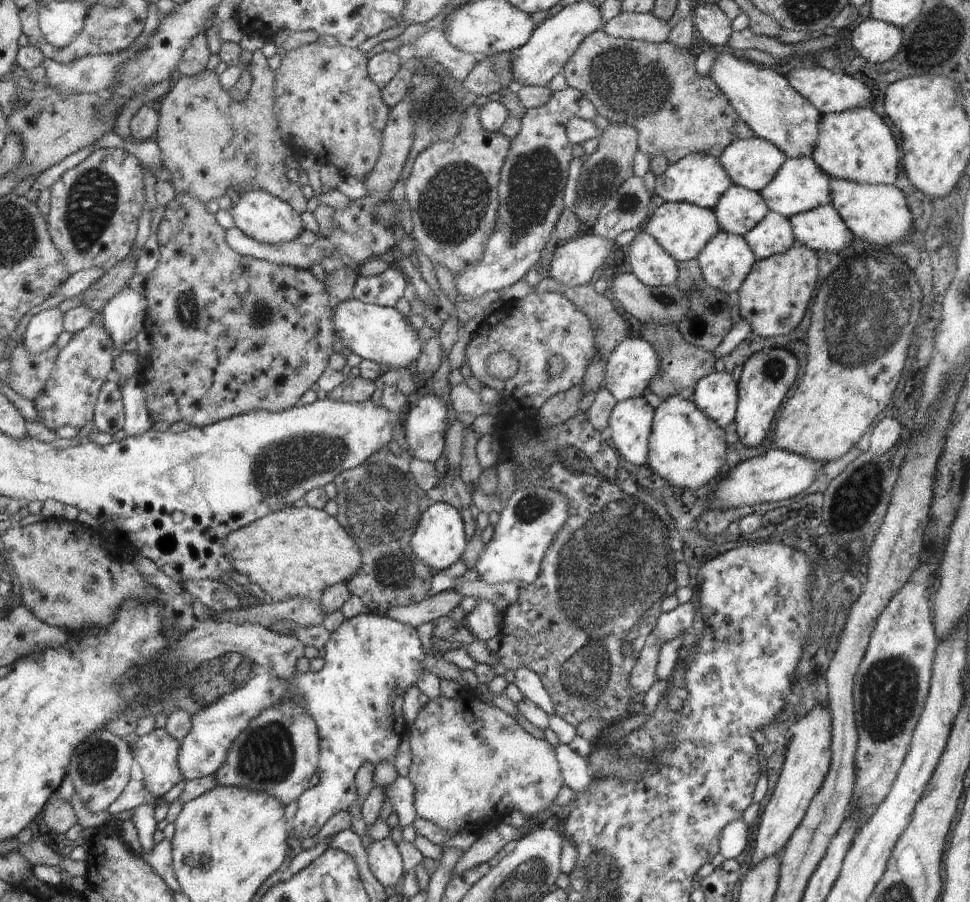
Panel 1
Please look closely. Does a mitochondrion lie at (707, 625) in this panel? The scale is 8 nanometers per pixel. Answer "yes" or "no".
no

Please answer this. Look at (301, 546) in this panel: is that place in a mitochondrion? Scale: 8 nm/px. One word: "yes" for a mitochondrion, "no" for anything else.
no

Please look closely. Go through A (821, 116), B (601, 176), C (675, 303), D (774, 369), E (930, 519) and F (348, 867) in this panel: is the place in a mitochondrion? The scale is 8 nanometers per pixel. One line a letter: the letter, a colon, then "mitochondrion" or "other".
A: other
B: mitochondrion
C: mitochondrion
D: mitochondrion
E: other
F: other

